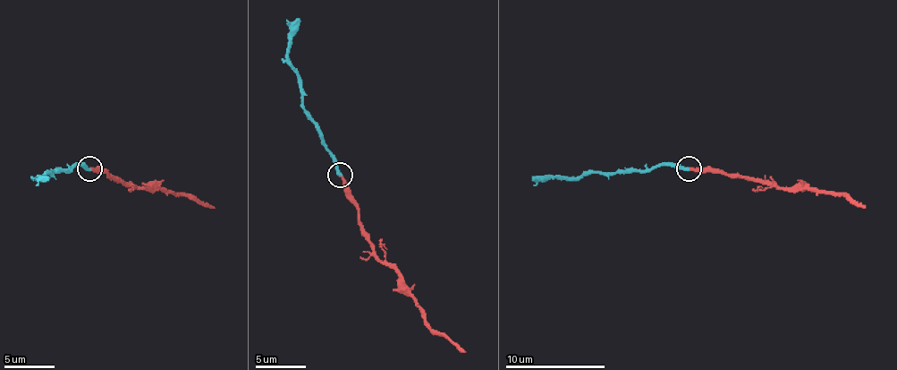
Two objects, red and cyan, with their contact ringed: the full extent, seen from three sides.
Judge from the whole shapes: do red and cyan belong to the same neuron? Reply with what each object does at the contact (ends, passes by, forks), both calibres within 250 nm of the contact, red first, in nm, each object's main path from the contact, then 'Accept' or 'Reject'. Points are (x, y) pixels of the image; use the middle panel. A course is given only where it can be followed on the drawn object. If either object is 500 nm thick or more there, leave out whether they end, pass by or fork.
At the ring red ends. At the ring cyan ends. Thickness 200 nm (red) against 260 nm. Course of red: (341, 176), (346, 195), (359, 210), (361, 233), (374, 253), (401, 276), (426, 321), (466, 351). Course of cyan: (341, 176), (328, 148), (303, 107), (299, 71), (288, 60), (288, 33), (299, 18). Accept

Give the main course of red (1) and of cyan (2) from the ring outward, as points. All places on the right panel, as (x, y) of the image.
1: (689, 169), (709, 169), (724, 175), (766, 179), (776, 187), (834, 192), (864, 207)
2: (689, 169), (662, 164), (621, 172), (584, 172), (574, 176), (531, 179)

